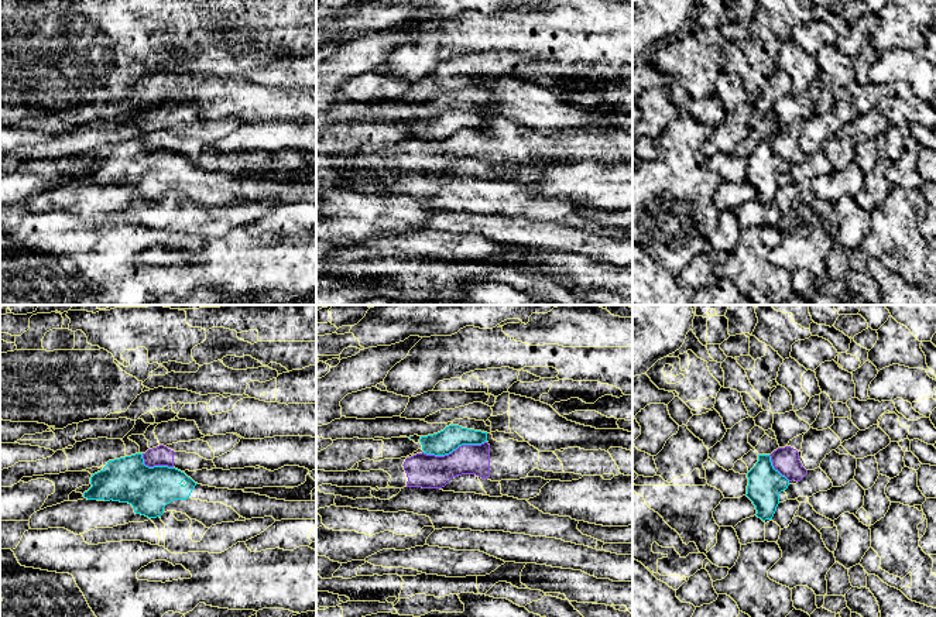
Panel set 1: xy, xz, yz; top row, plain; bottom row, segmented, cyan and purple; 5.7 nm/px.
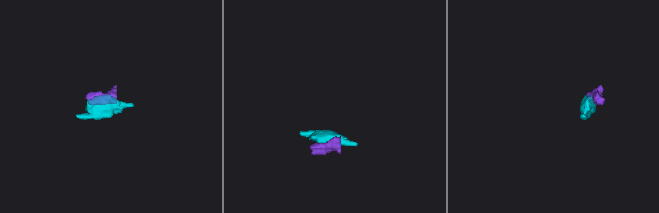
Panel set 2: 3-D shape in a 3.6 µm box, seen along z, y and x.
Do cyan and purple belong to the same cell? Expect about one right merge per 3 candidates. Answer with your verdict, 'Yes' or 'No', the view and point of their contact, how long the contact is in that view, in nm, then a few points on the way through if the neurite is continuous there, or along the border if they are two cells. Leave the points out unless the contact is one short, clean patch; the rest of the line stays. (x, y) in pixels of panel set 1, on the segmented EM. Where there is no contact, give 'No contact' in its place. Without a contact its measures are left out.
No. Touches cyan at xz (453, 449). Shared border 380 nm. Boundary: xz (486, 441), (459, 445), (444, 455), (427, 455), (422, 452)

